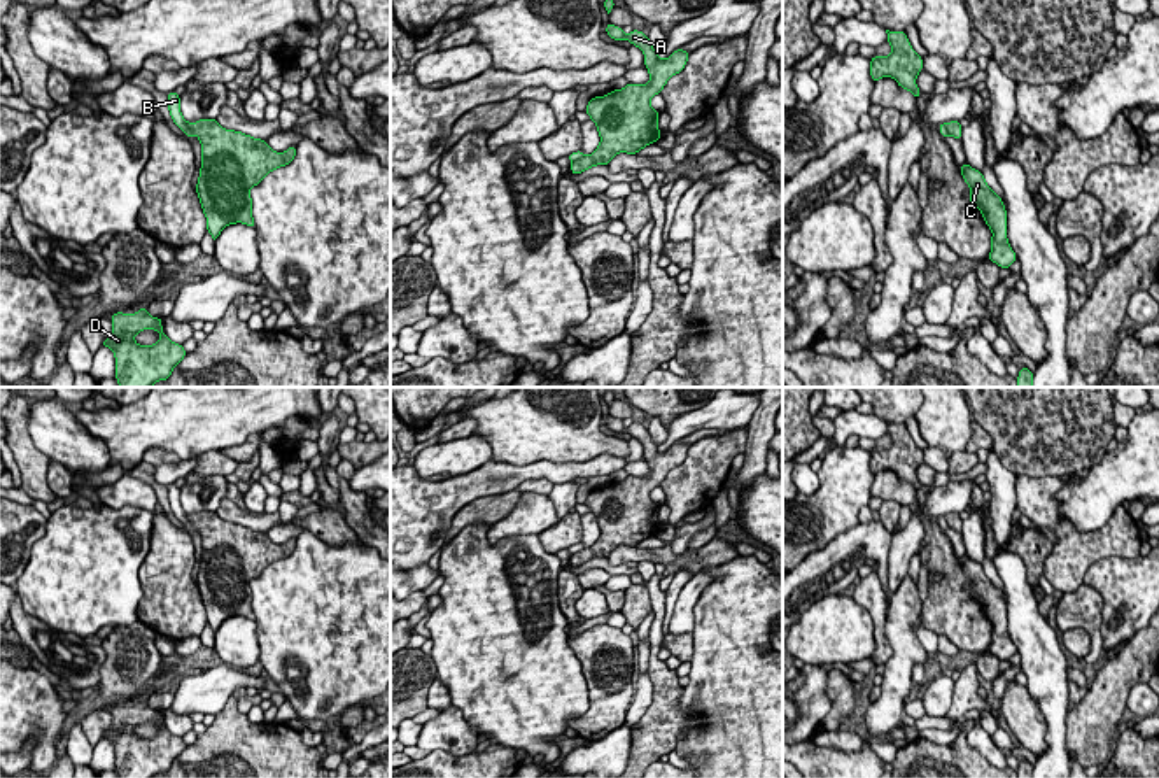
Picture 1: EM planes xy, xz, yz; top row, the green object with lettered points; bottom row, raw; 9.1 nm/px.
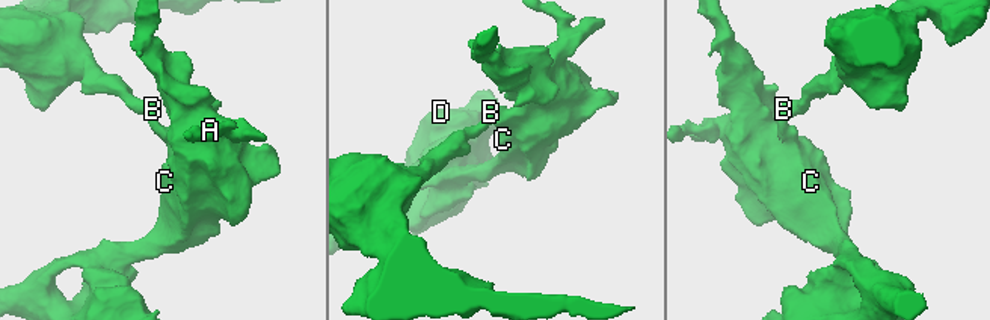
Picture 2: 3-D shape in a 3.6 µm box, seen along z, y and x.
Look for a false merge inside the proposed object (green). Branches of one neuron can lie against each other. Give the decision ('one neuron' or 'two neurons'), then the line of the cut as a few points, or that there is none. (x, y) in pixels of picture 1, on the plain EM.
two neurons | xy (189, 516), (193, 524)

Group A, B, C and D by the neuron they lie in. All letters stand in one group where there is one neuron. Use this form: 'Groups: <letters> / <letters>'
Groups: A C D / B

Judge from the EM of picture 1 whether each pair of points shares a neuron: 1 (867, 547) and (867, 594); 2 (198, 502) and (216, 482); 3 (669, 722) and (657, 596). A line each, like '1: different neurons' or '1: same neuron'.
1: different neurons
2: same neuron
3: same neuron

